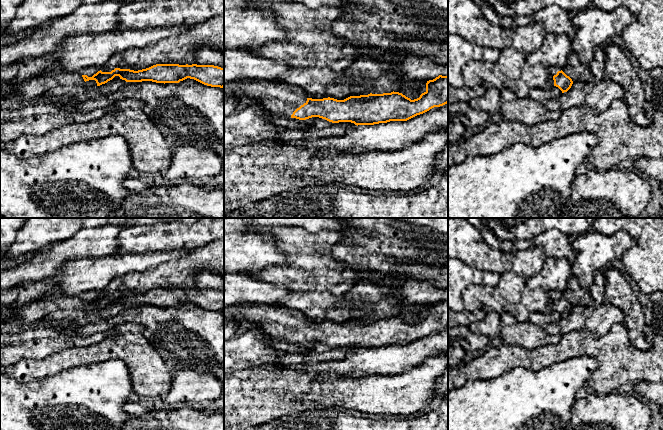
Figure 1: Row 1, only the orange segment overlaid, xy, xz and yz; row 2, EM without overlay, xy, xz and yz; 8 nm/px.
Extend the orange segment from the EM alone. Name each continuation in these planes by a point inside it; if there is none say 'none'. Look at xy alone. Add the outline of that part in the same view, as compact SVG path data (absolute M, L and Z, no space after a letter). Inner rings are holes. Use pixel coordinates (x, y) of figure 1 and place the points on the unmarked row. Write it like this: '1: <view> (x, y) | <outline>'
1: xy (26, 315) | M86 291L78 296L67 296L63 294L45 295L21 307L16 307L12 304L7 307L1 307L0 309L8 314L6 321L16 329L20 329L32 325L34 322L43 319L59 309L82 309L85 307L82 301L83 299L92 301L100 294L101 292L99 291Z

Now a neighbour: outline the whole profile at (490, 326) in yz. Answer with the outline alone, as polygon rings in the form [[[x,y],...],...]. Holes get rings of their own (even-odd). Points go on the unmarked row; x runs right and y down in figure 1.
[[[496,312],[486,313],[480,321],[471,321],[468,328],[476,335],[485,335],[489,339],[501,336],[501,318]]]

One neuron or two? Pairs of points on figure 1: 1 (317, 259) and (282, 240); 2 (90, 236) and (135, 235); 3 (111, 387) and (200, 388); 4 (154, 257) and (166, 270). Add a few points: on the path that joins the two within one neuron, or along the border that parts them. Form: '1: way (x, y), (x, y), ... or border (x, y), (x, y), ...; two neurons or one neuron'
1: way (308, 252), (299, 243), (291, 240); one neuron
2: border (123, 228), (118, 237), (118, 248), (114, 253); two neurons
3: border (126, 364), (134, 392); two neurons
4: border (182, 255), (138, 272); two neurons

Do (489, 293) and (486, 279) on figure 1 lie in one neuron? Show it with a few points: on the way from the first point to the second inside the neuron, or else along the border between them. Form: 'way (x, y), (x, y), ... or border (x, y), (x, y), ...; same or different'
border (500, 275), (494, 286), (469, 285), (464, 290); different

